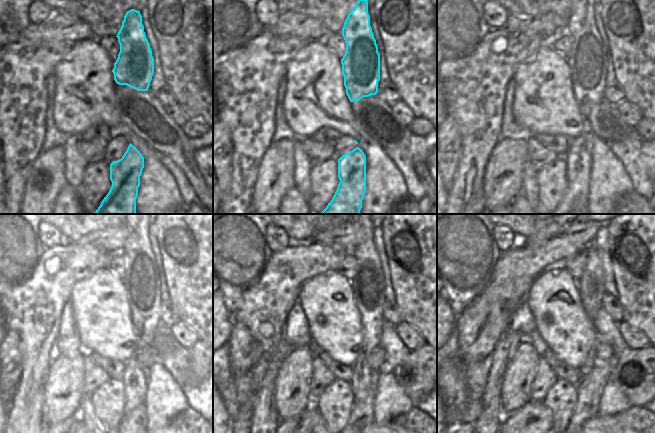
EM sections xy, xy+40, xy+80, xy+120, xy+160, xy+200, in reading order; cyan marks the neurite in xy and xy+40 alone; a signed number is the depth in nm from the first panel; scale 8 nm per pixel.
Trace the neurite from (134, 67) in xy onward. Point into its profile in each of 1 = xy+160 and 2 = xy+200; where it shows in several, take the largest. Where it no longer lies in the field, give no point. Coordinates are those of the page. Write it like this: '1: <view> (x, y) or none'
1: xy+160 (367, 284)
2: xy+200 (590, 285)

